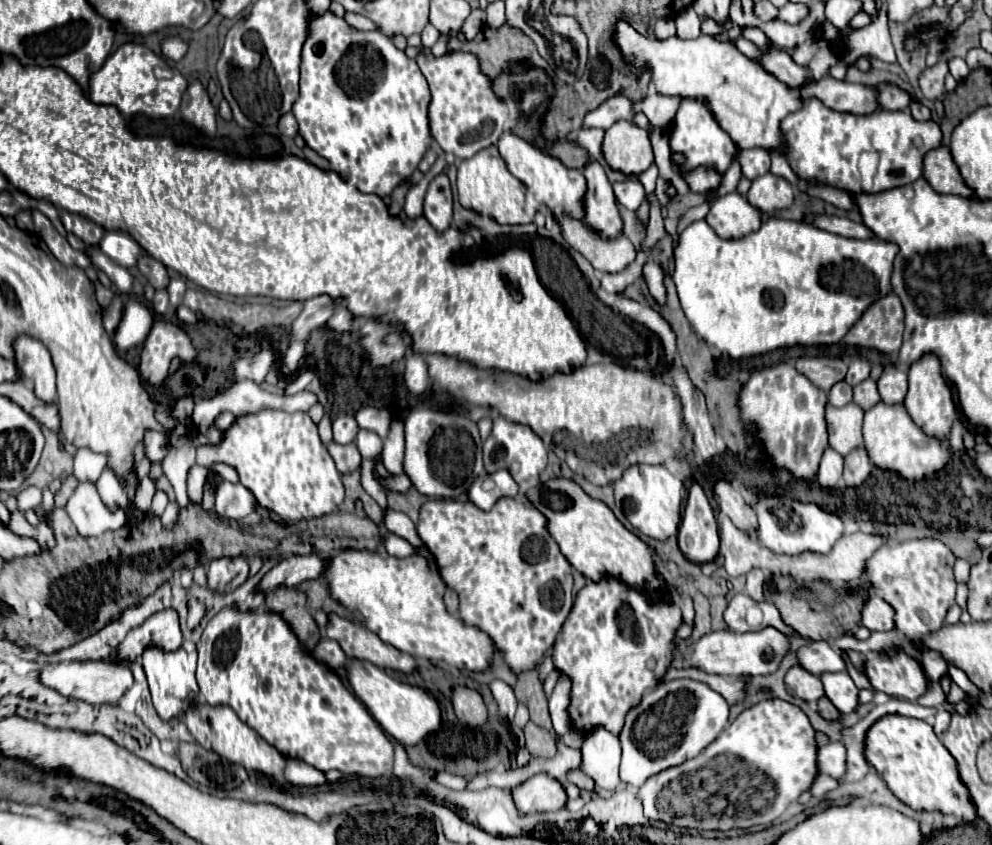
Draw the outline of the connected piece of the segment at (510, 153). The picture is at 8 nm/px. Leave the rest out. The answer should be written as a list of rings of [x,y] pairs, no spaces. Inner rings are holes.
[[[507,129],[503,133],[503,137],[497,143],[501,157],[505,159],[509,171],[529,189],[533,191],[547,207],[551,207],[553,211],[567,211],[571,217],[575,219],[583,219],[583,207],[581,207],[581,199],[585,195],[585,177],[581,171],[577,169],[569,169],[565,167],[557,157],[547,155],[545,151],[537,149],[535,145],[531,145],[529,141],[525,141],[523,137],[515,135],[511,129]]]

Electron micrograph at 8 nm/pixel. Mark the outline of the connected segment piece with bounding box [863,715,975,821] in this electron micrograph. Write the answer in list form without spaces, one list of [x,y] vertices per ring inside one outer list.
[[[885,715],[867,731],[863,749],[869,765],[885,779],[893,795],[905,805],[913,809],[941,811],[945,815],[959,815],[969,821],[975,819],[969,791],[957,775],[957,763],[939,743],[927,721],[903,715]]]

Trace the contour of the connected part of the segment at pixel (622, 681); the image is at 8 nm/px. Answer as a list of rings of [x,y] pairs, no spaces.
[[[603,579],[601,583],[587,581],[587,585],[579,591],[573,611],[569,613],[569,619],[565,621],[561,633],[557,635],[553,653],[555,667],[561,669],[565,675],[569,675],[573,681],[569,715],[573,719],[575,729],[589,731],[595,725],[603,725],[617,735],[621,731],[625,711],[629,711],[629,707],[635,707],[647,689],[657,687],[659,679],[671,665],[673,659],[671,643],[675,637],[675,629],[681,625],[679,593],[671,583],[669,589],[671,589],[671,603],[651,601],[649,595],[631,589],[629,585],[617,579]]]

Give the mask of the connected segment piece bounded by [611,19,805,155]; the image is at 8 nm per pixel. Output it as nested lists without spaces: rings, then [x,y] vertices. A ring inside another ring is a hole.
[[[627,19],[615,21],[611,39],[623,63],[651,73],[651,83],[659,95],[703,99],[719,127],[739,149],[761,147],[769,153],[779,151],[785,155],[787,145],[781,121],[803,107],[801,91],[781,83],[775,75],[767,73],[761,63],[745,57],[731,41],[717,41],[713,35],[699,35],[697,39],[645,37]]]

